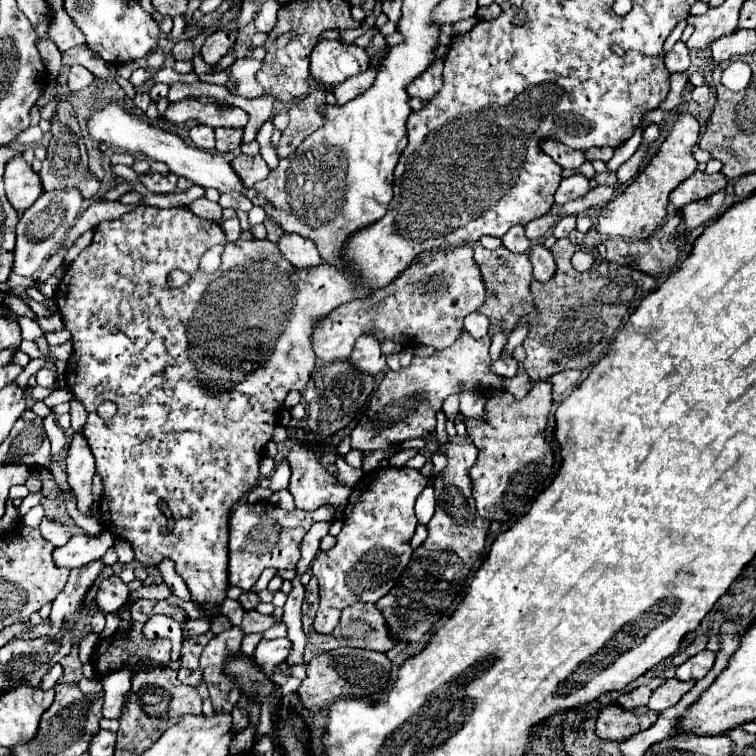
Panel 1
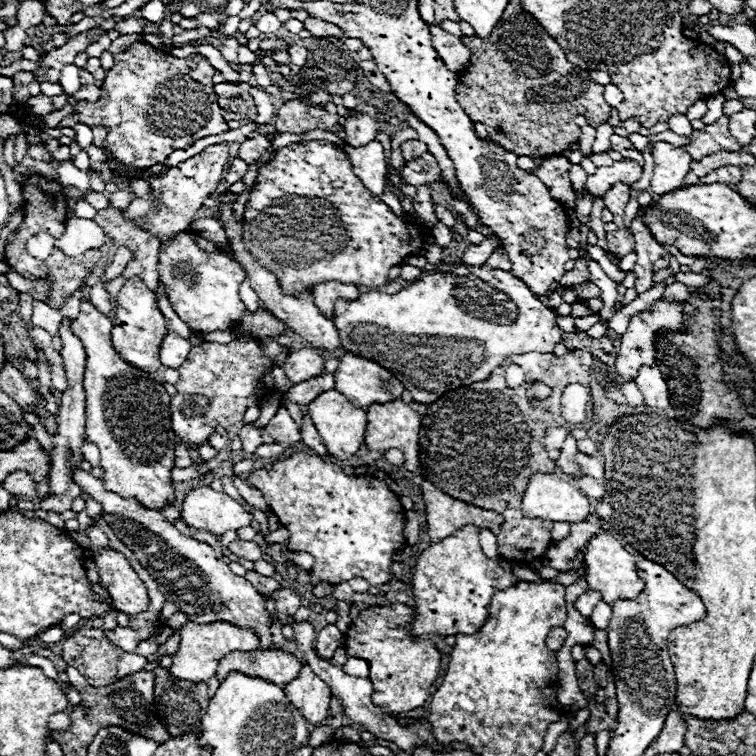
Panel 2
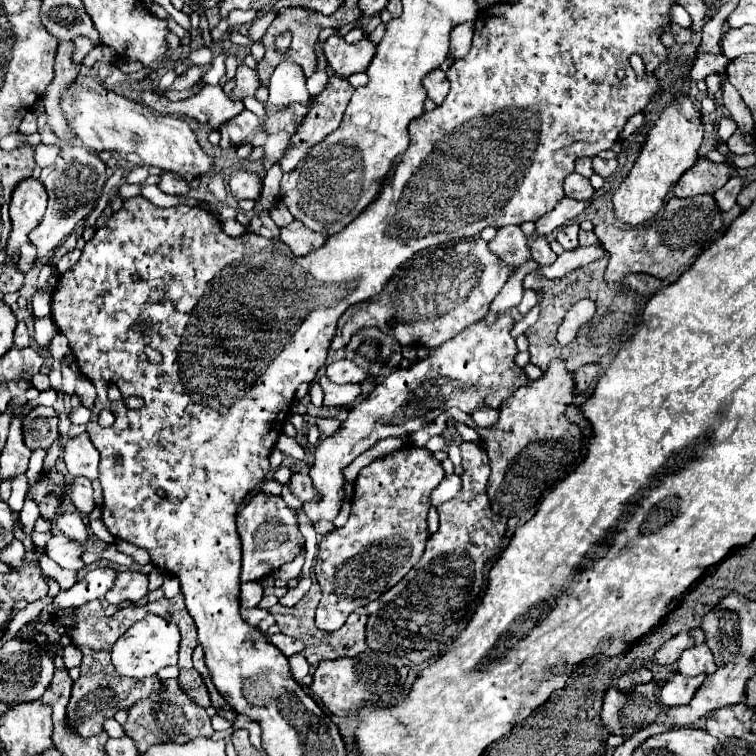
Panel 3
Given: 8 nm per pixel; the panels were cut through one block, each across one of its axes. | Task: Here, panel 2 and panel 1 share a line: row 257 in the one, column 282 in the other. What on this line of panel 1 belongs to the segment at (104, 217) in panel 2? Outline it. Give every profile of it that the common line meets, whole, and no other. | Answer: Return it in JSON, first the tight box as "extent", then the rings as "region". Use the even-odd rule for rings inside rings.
{"extent":[276,90,324,158],"region":[[[314,90],[306,98],[300,98],[290,106],[290,112],[288,112],[290,124],[282,132],[280,144],[276,148],[278,158],[286,158],[288,154],[292,154],[304,138],[308,138],[314,130],[322,126],[322,116],[316,112],[316,108],[322,106],[322,102],[324,102],[324,92]]]}

